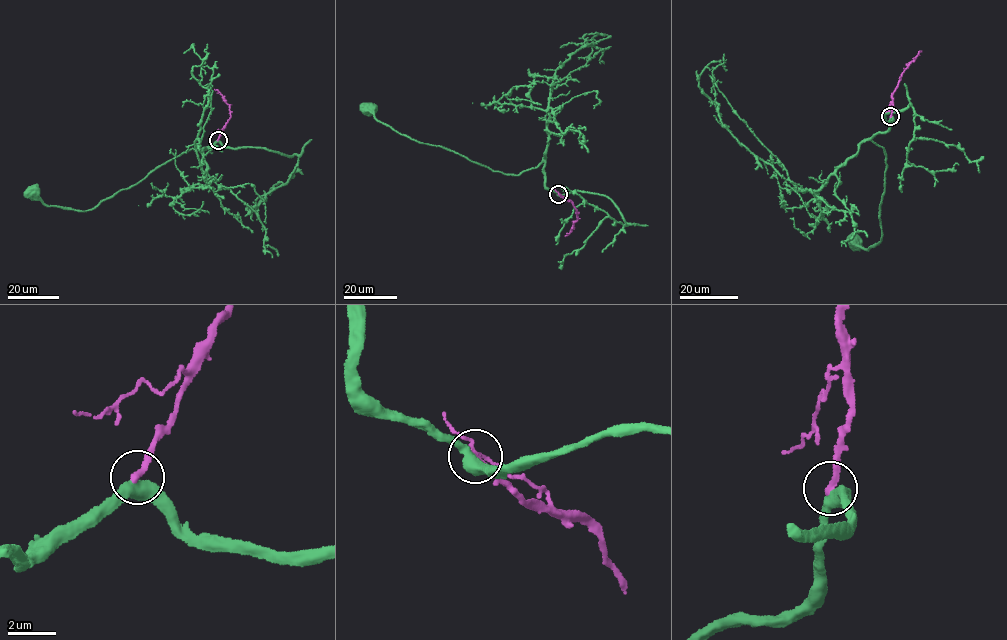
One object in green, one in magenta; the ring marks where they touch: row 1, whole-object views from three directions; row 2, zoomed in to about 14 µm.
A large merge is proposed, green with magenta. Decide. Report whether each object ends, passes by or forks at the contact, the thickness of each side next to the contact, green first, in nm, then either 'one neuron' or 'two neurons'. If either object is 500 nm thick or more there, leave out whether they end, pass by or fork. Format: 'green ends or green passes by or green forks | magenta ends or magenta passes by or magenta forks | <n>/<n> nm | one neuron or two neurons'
500/280 nm | two neurons

